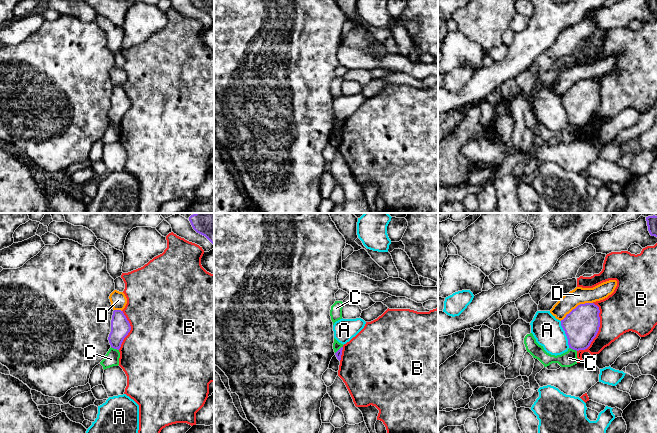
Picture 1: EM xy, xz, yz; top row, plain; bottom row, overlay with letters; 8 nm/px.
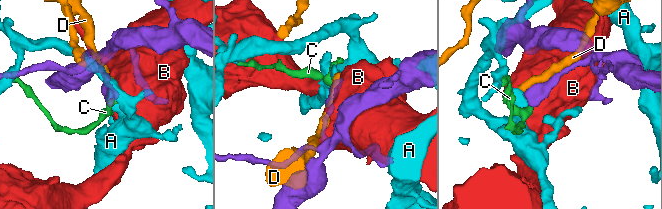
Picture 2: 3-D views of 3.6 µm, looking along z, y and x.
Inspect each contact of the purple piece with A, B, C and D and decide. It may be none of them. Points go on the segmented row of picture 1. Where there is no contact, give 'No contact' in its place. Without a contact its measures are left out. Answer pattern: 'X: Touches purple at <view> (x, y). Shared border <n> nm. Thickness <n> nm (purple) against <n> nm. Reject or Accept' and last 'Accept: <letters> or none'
A: Touches purple at yz (565, 333). Shared border 220 nm. Thickness 280 nm (purple) against 240 nm. Reject
B: Touches purple at yz (598, 330). Shared border 420 nm. Thickness 280 nm (purple) against 340 nm. Reject
C: Touches purple at xy (115, 348). Shared border 70 nm. Thickness 160 nm (purple) against 120 nm. Reject
D: Touches purple at yz (577, 306). Shared border 300 nm. Thickness 280 nm (purple) against 140 nm. Reject
Accept: none

